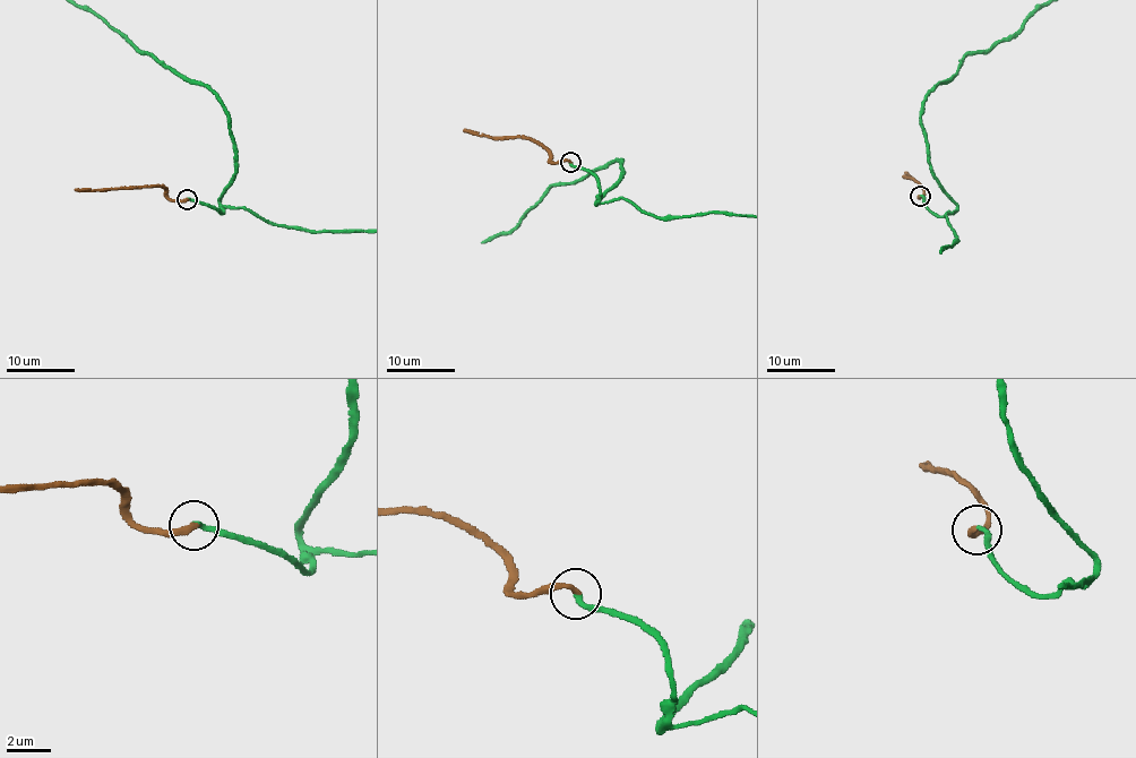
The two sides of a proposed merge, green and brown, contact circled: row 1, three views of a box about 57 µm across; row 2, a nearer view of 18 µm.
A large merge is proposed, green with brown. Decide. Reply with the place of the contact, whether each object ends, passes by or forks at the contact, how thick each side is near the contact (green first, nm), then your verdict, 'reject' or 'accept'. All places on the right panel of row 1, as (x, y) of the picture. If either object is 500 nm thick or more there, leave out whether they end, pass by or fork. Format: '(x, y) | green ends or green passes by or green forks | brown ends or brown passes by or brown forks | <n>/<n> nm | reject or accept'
(920, 196) | green ends | brown ends | 240/280 nm | accept

